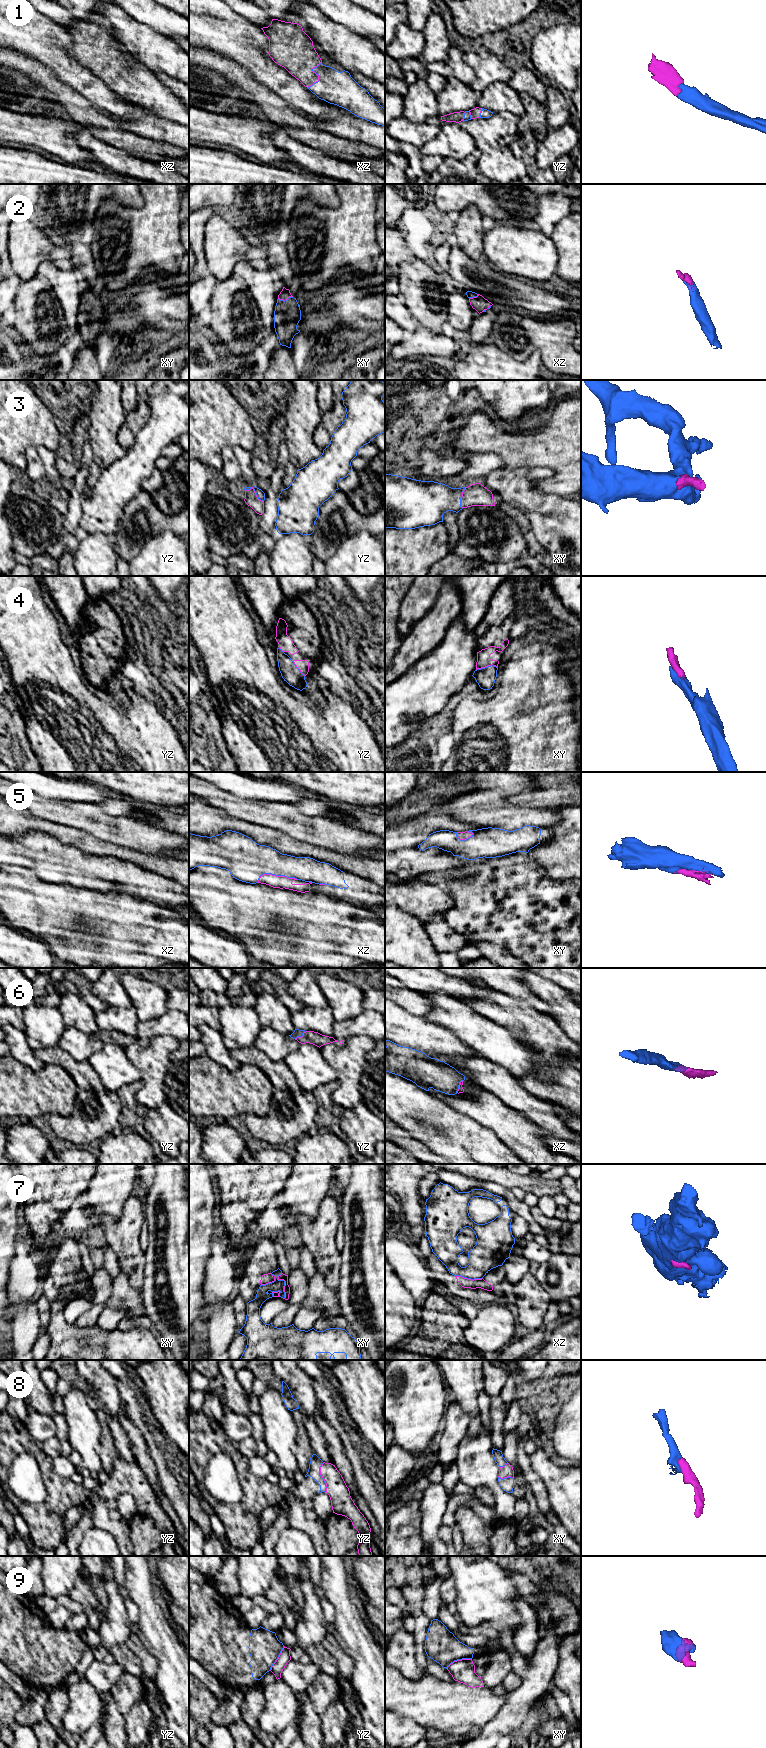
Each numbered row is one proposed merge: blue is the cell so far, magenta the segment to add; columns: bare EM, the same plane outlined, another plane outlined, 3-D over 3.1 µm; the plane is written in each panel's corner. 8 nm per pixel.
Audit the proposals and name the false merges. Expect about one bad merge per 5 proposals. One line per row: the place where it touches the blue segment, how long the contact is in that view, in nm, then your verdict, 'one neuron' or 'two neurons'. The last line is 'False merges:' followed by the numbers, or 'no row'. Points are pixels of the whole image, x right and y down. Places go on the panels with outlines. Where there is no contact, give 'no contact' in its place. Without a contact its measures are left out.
1: xz (319, 76) | 240 nm | one neuron
2: xy (285, 300) | 120 nm | one neuron
3: yz (255, 492) | 180 nm | one neuron
4: xy (486, 667) | 180 nm | one neuron
5: xz (275, 874) | 320 nm | one neuron
6: yz (301, 1036) | 120 nm | one neuron
7: xy (284, 1284) | 200 nm | two neurons
8: yz (321, 1477) | 240 nm | one neuron
9: xy (458, 1659) | 220 nm | two neurons
False merges: 7, 9

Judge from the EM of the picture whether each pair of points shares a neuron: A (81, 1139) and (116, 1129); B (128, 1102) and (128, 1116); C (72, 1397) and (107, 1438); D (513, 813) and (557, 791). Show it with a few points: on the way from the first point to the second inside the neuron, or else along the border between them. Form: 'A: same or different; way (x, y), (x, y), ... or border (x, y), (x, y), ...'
A: same; way (90, 1130), (107, 1129)
B: same; way (128, 1105), (128, 1113)
C: different; border (95, 1411), (101, 1429), (100, 1443), (103, 1447)
D: different; border (507, 800), (519, 806), (538, 807), (548, 810)

